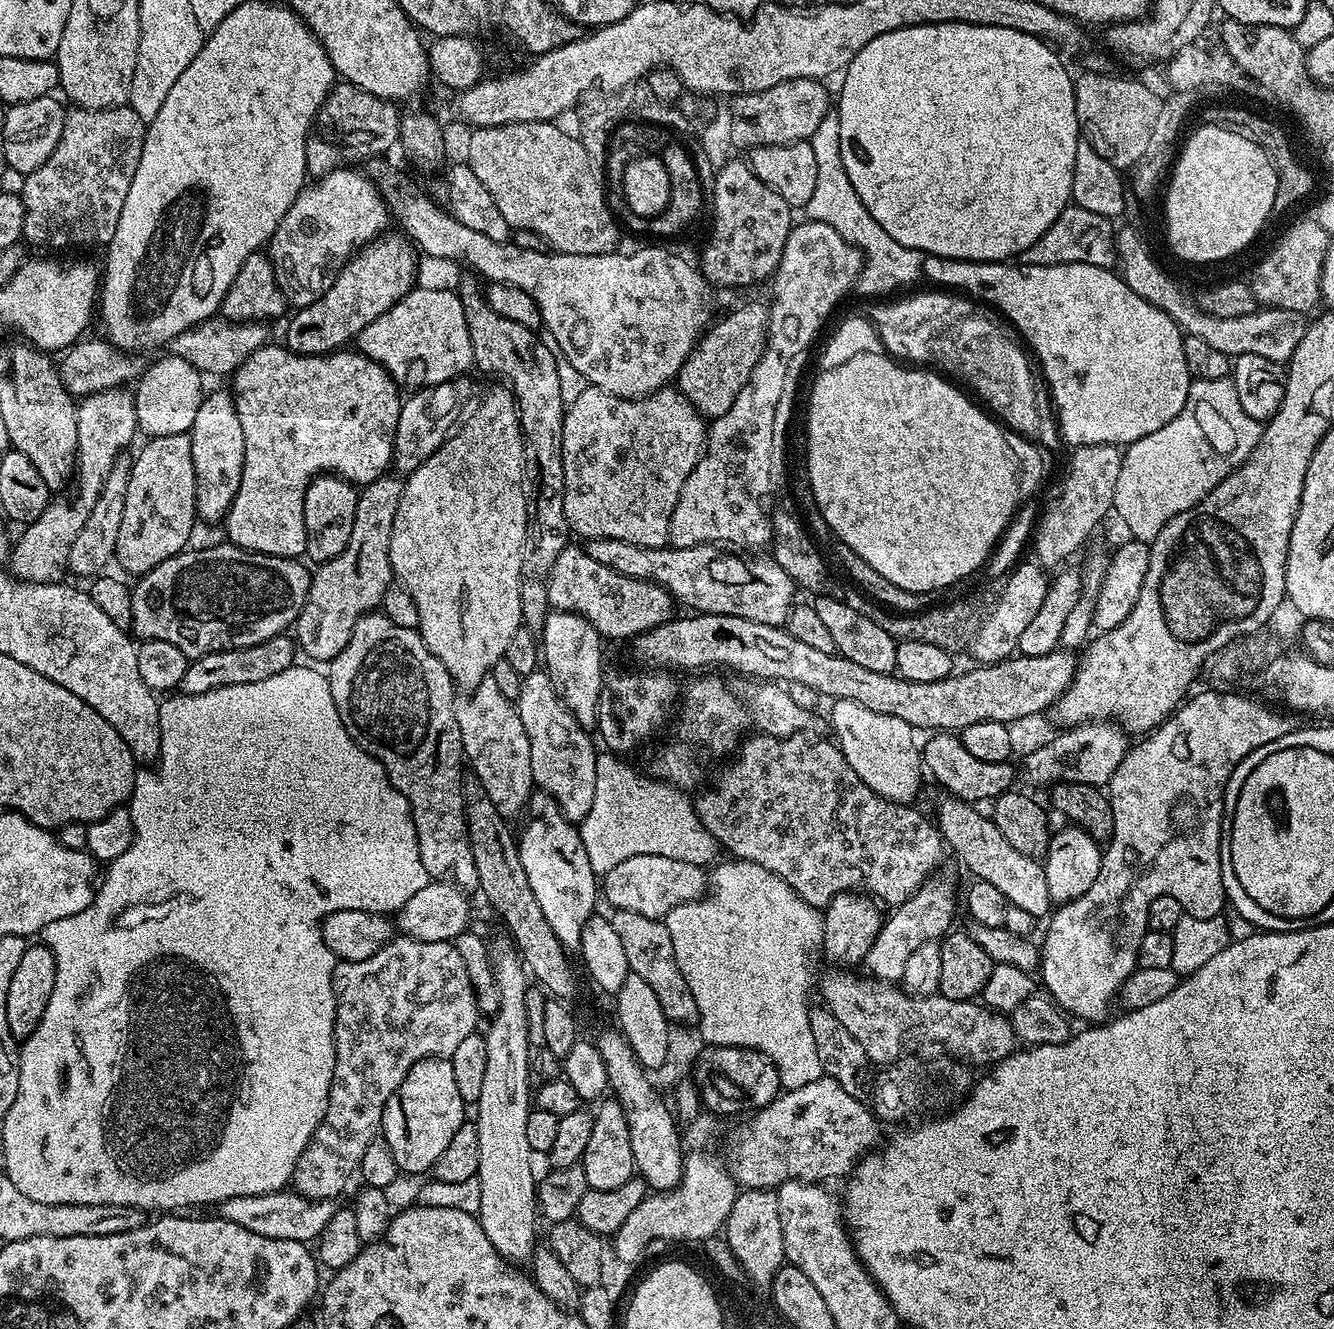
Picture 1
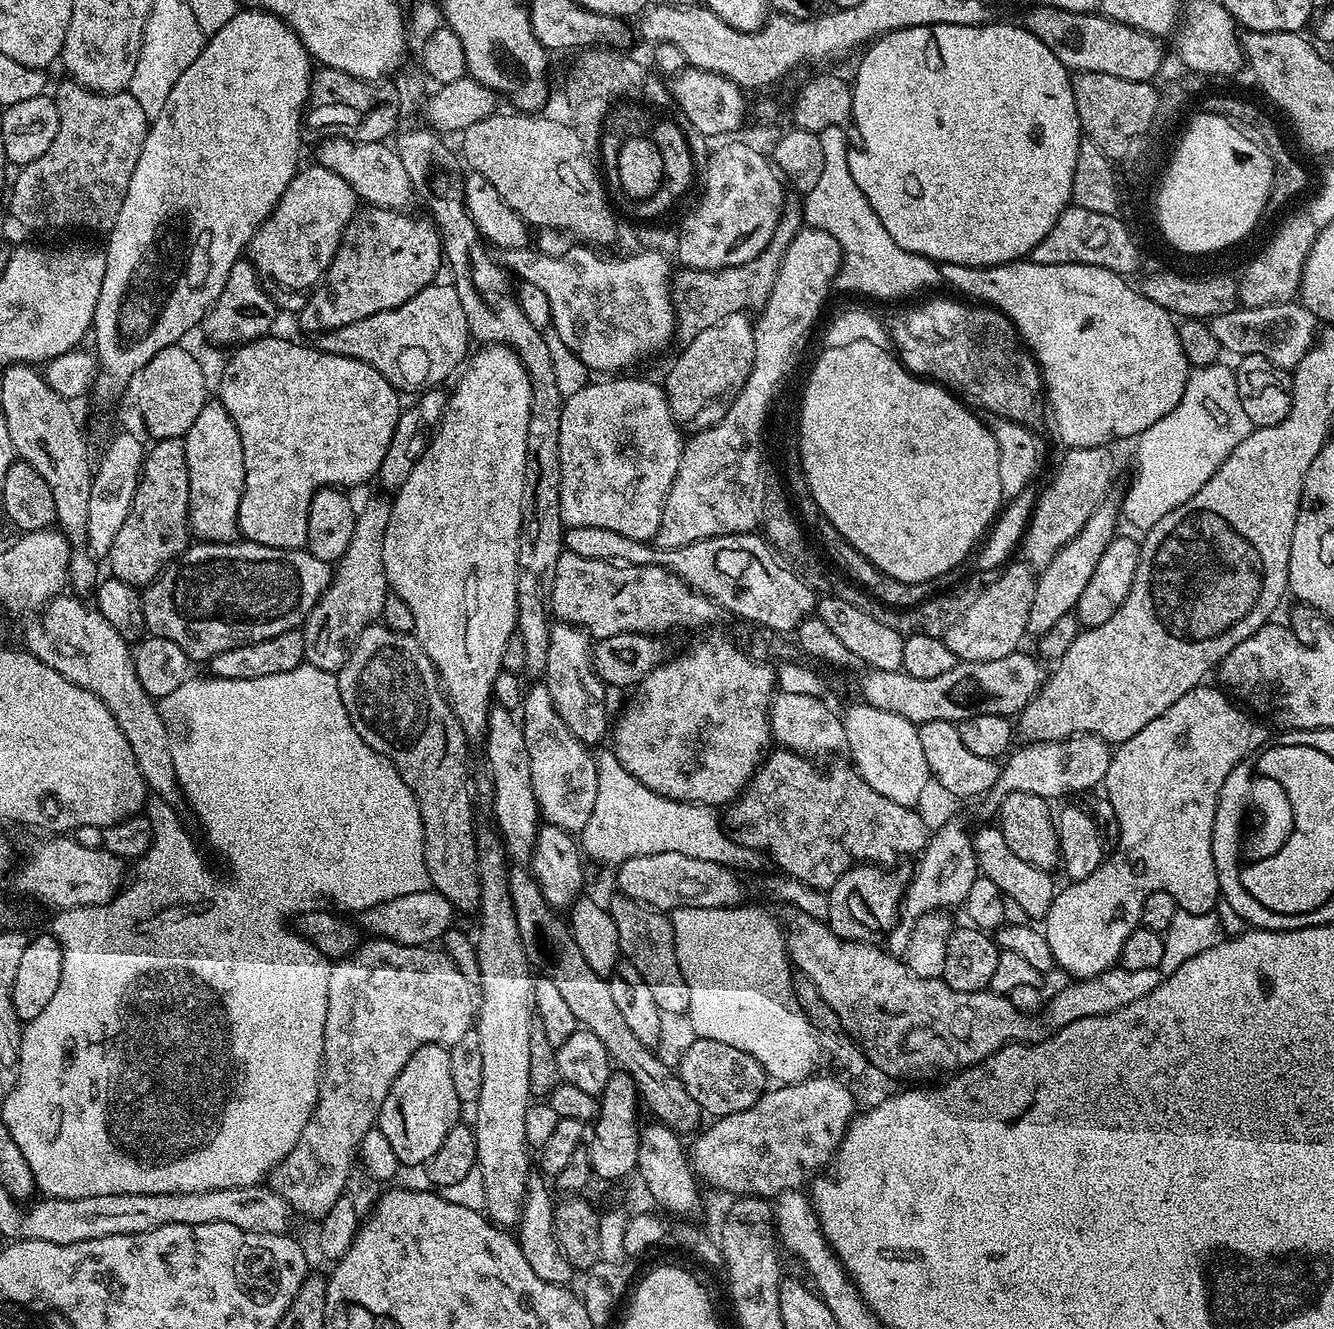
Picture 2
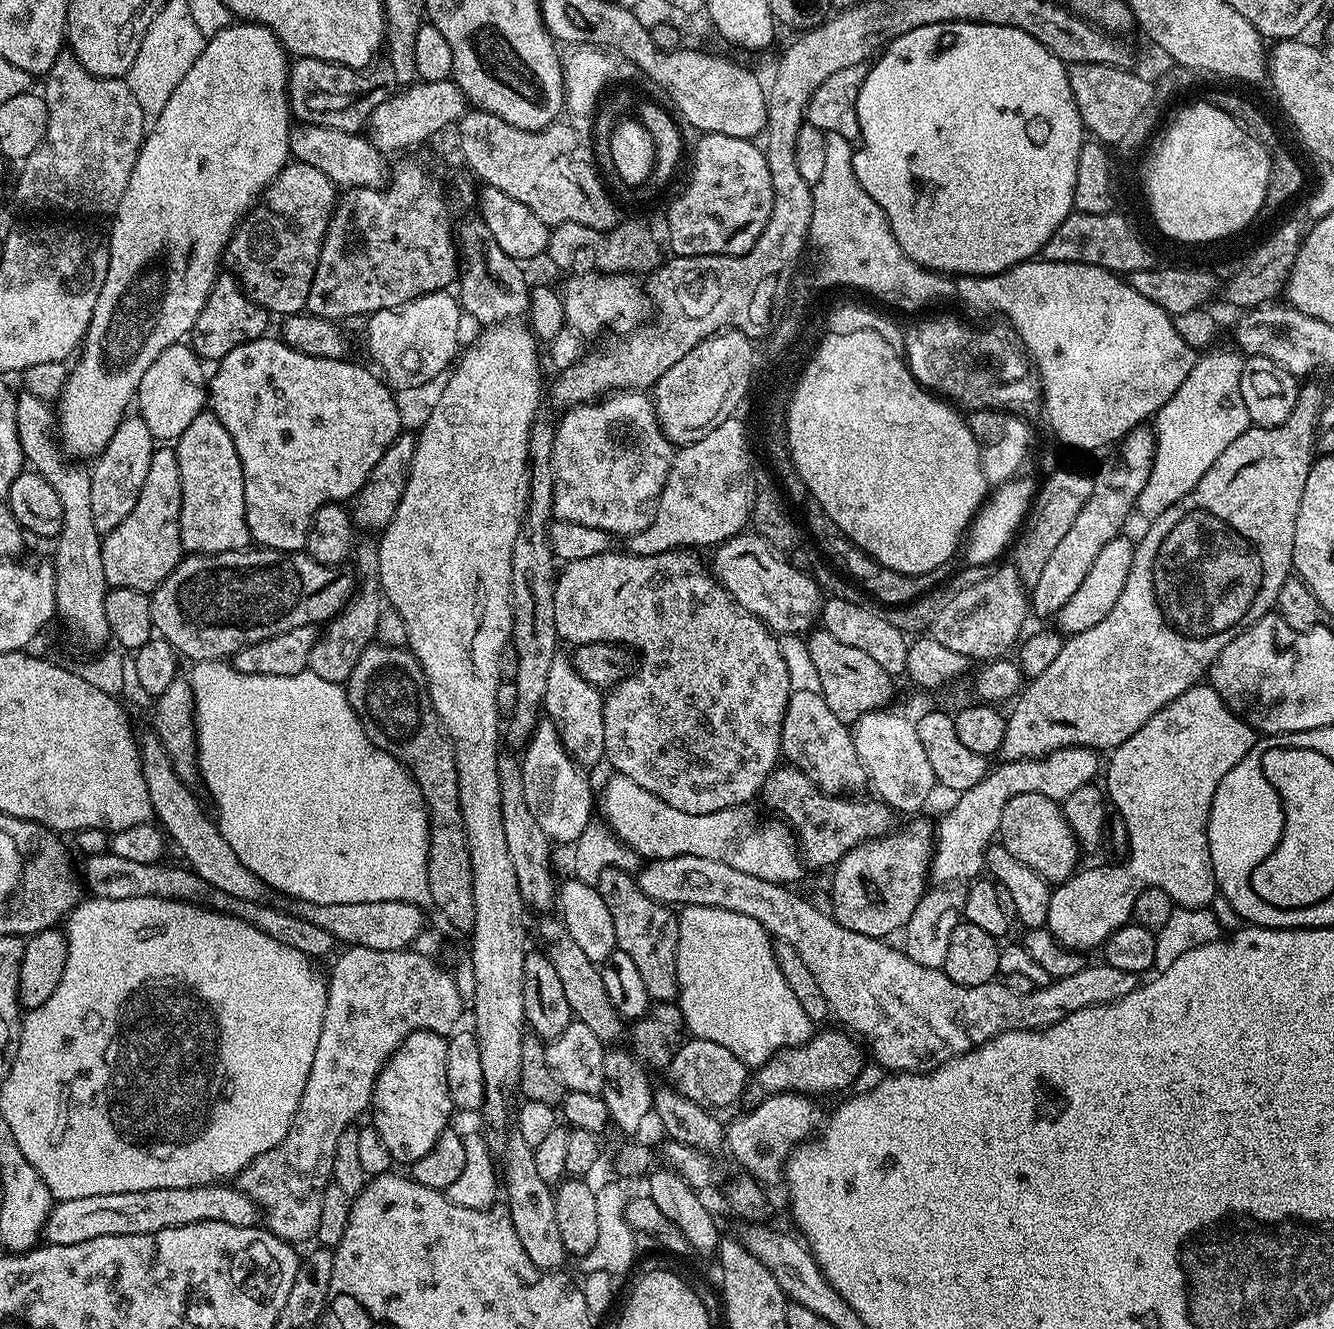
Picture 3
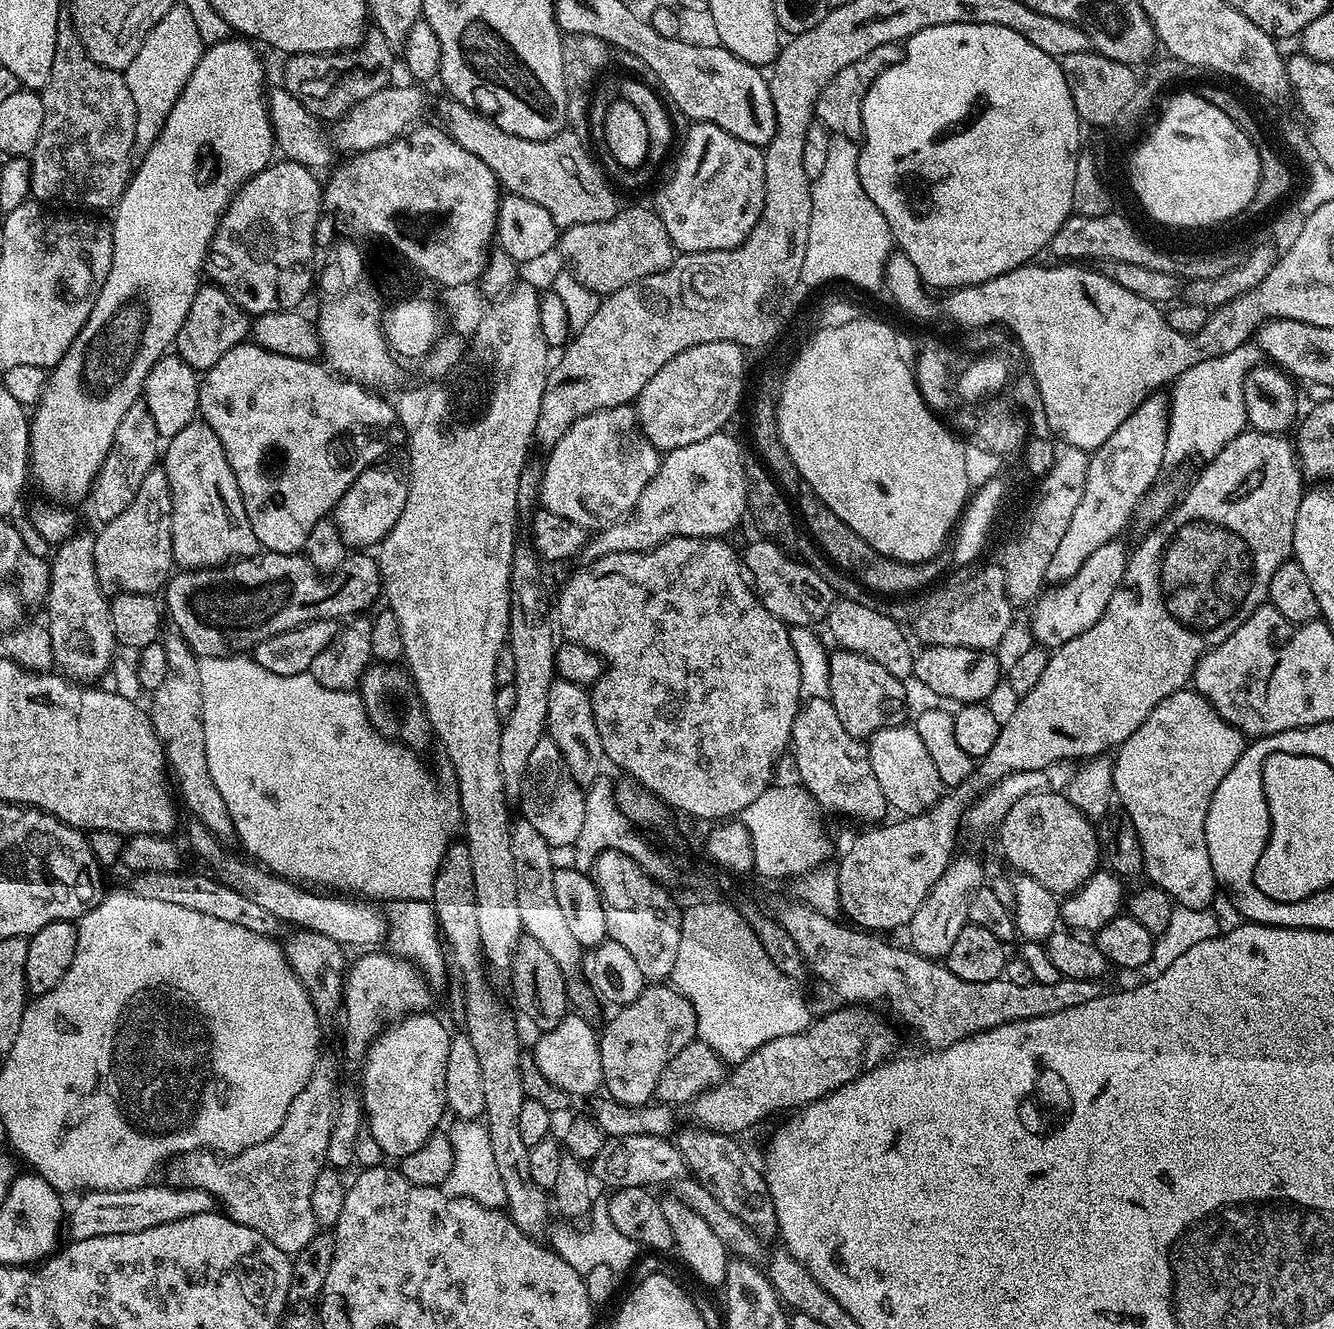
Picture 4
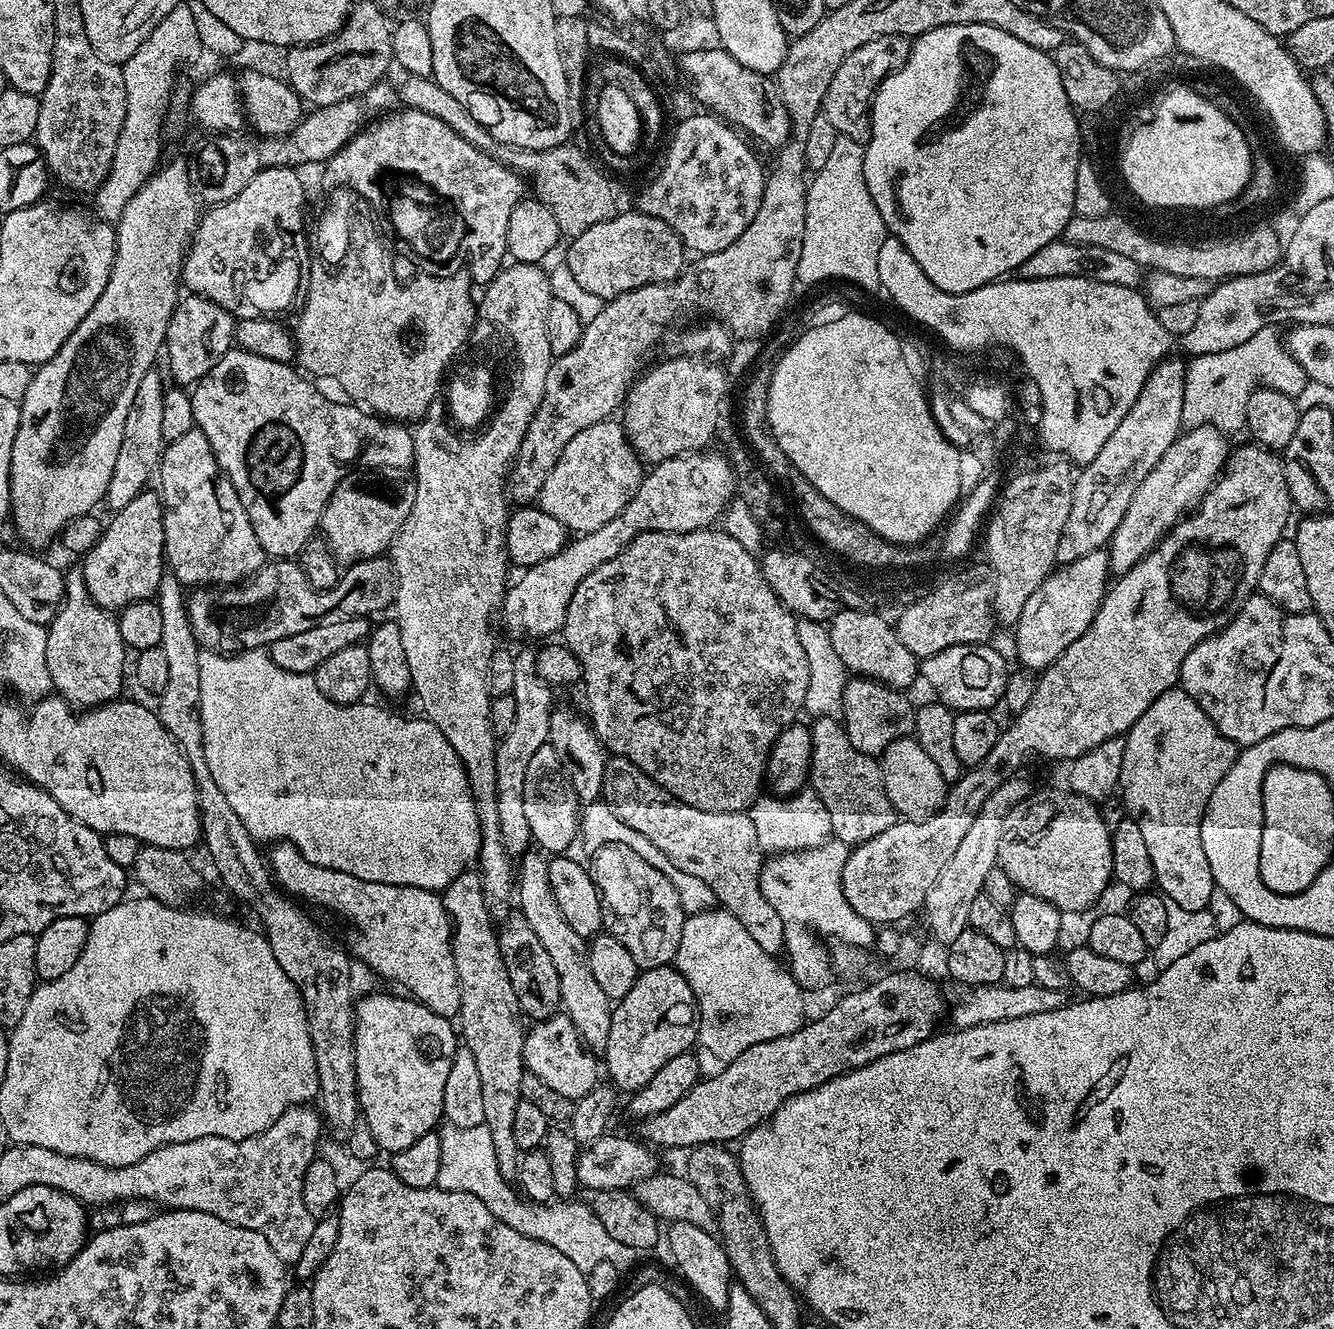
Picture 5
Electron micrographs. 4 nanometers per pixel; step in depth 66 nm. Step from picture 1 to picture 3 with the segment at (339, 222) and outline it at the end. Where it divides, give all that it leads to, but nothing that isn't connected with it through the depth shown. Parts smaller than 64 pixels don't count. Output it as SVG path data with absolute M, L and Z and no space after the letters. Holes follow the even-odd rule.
M290 162L236 227L226 249L227 267L244 285L244 293L269 314L280 312L286 317L307 309L314 270L337 199L337 185L322 170Z

